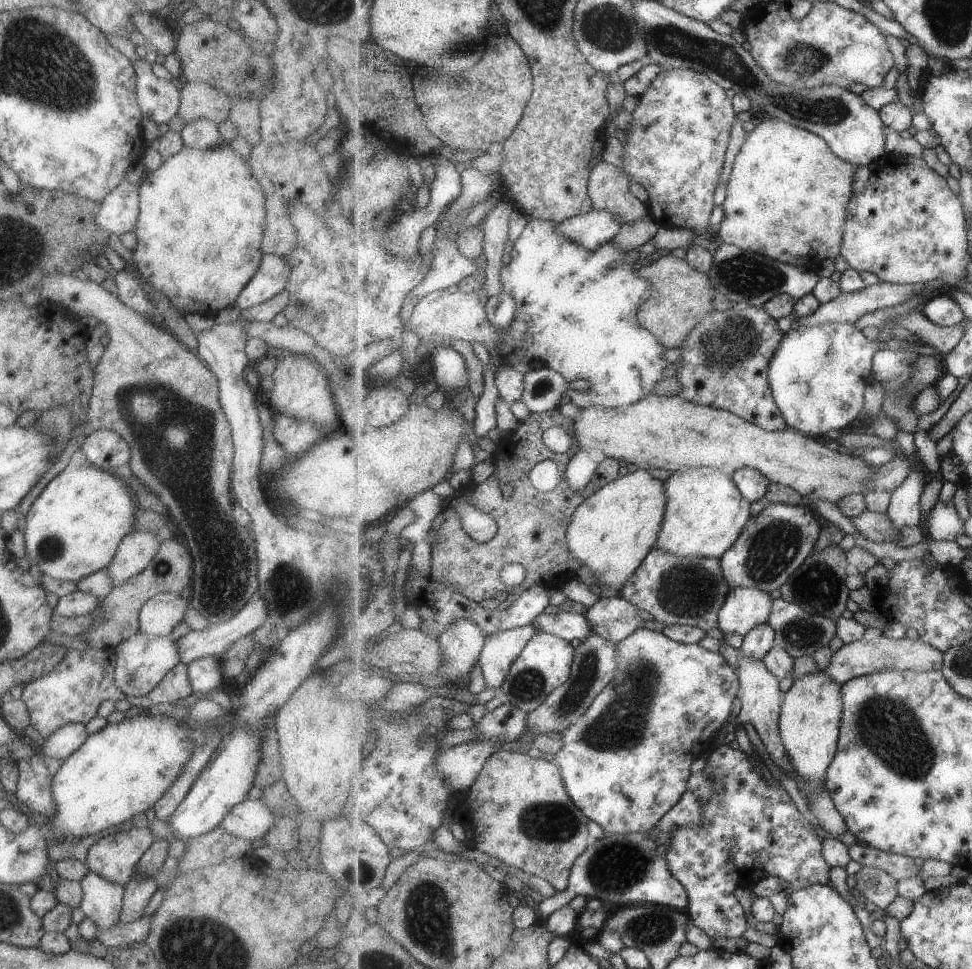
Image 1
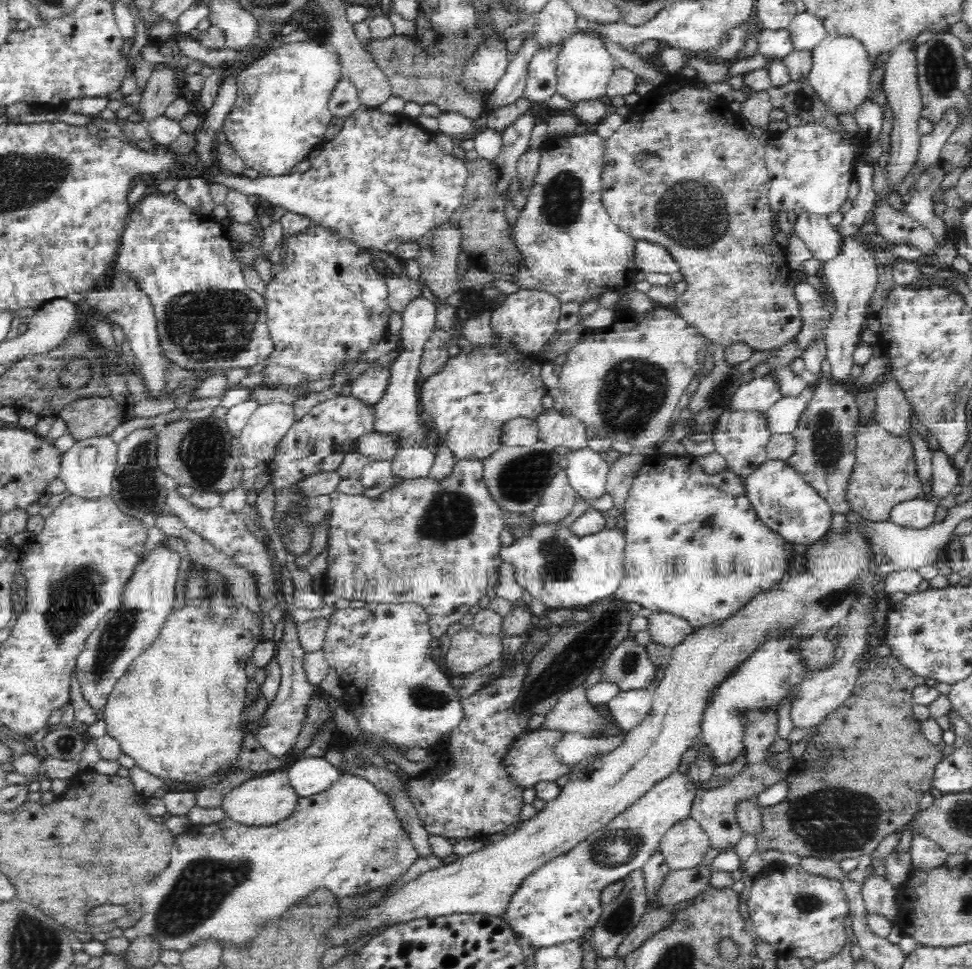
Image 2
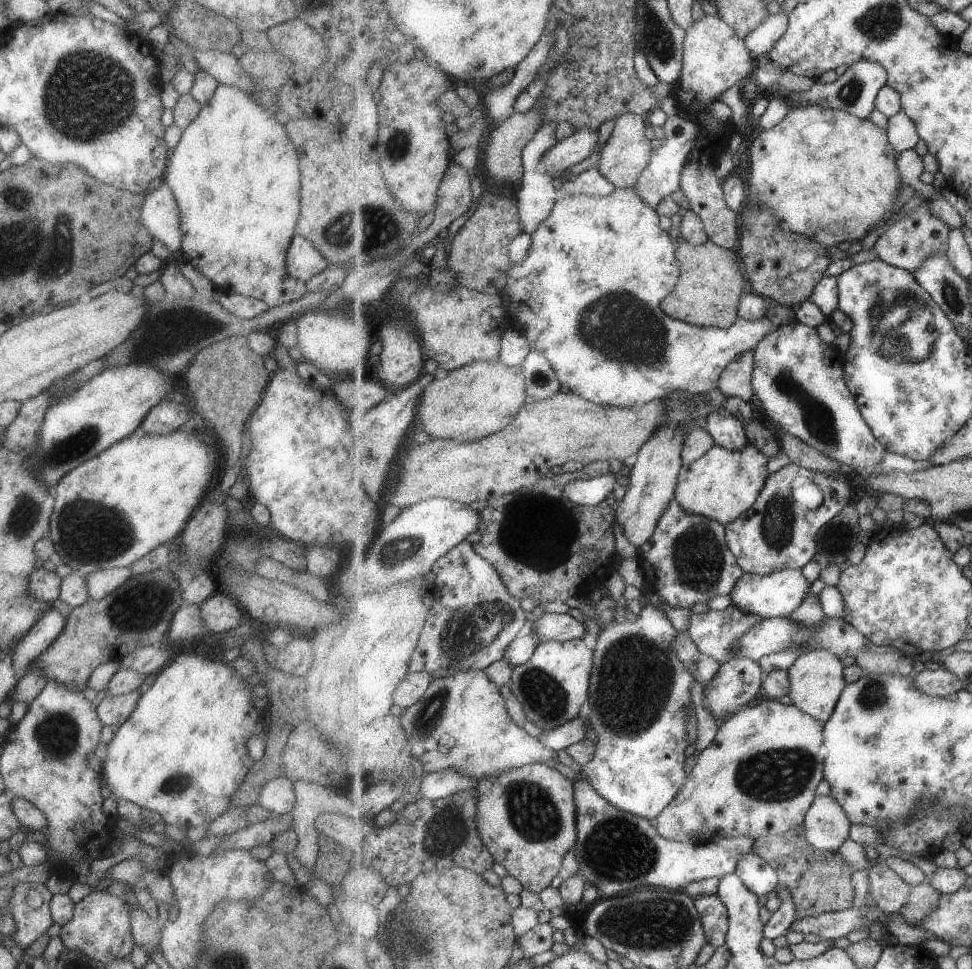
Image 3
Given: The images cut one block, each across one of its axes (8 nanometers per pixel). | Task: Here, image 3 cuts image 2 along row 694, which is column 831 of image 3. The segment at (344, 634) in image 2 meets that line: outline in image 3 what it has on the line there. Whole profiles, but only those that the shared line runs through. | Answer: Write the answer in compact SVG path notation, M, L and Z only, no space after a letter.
M793 320L787 326L780 326L769 332L755 348L755 371L752 377L754 396L761 402L767 416L788 434L839 460L843 468L862 469L869 460L877 463L875 465L877 467L885 460L887 448L880 444L862 416L860 406L857 405L853 392L849 390L845 364L847 364L845 353L840 352L833 343L823 342L815 328Z

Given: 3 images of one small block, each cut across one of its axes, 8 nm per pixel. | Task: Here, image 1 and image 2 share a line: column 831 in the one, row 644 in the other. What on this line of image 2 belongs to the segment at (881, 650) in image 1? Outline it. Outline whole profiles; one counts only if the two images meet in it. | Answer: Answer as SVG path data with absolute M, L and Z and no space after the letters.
M654 612L647 619L651 640L671 649L693 631L685 618L672 613Z

